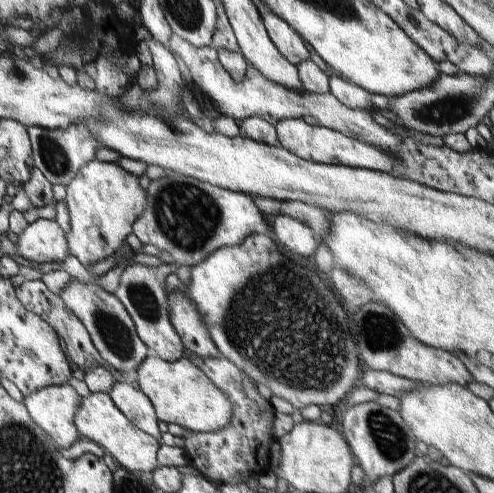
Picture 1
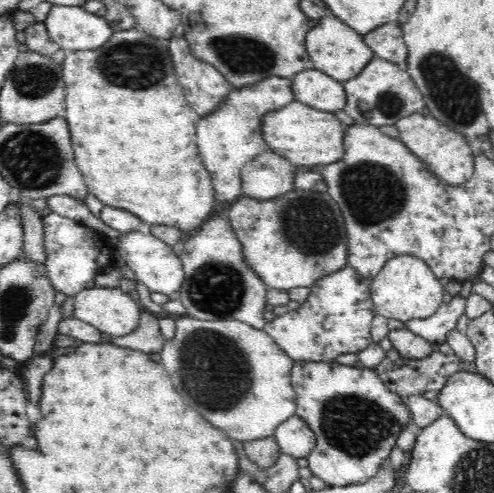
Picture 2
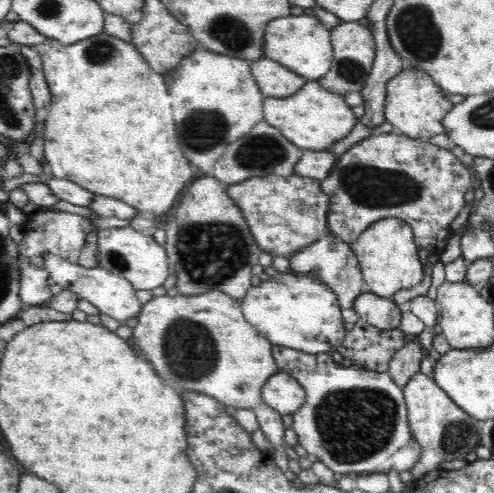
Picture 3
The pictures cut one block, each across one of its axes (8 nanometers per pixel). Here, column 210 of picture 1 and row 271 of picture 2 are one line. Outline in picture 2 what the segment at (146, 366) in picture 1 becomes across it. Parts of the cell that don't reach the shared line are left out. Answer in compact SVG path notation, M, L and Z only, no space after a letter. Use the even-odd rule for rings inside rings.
M396 254L388 258L382 270L370 280L370 298L374 302L376 314L400 320L404 324L412 318L430 318L440 304L444 304L446 290L448 288L442 288L440 278L432 272L432 268L414 254Z

